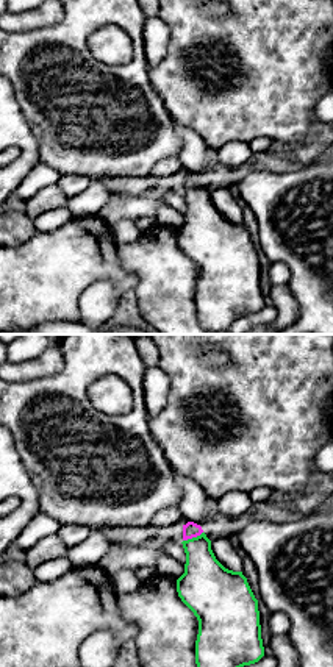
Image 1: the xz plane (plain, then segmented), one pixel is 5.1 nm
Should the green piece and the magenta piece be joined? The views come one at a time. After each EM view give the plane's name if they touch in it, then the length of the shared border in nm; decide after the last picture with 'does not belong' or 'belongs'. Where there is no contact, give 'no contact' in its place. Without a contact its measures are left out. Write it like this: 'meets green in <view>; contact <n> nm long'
meets green in xz; contact 120 nm long

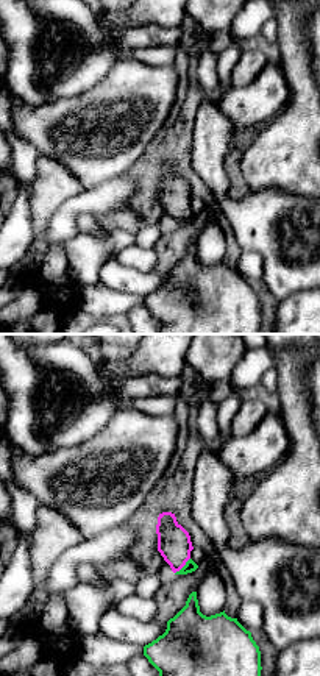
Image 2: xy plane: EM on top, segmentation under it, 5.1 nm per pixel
meets green in xy; contact 120 nm long

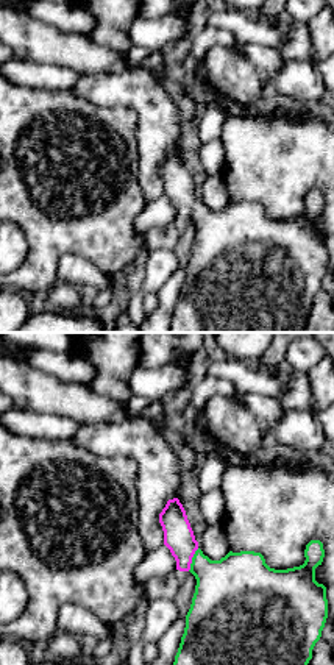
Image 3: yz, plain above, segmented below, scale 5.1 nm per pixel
meets green in yz; contact 130 nm long

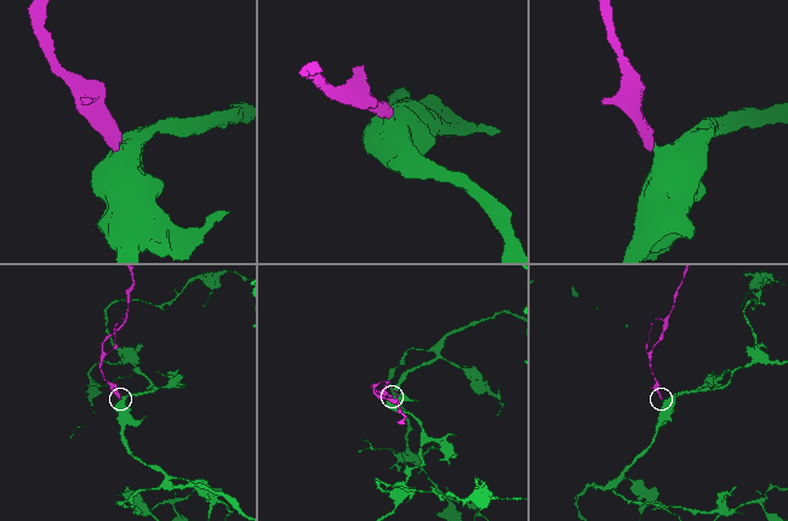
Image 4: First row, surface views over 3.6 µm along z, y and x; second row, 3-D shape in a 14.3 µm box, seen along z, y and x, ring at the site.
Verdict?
belongs

